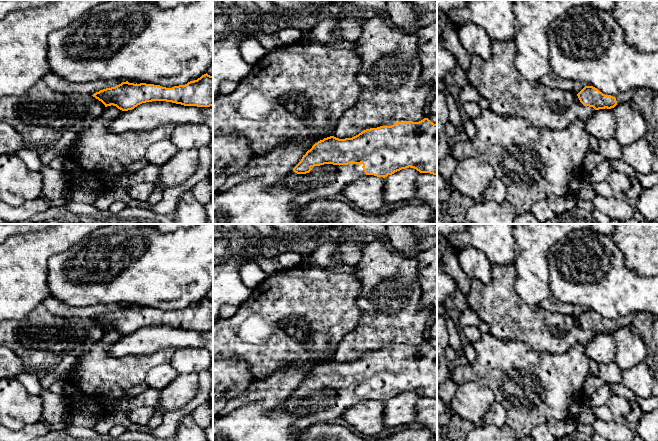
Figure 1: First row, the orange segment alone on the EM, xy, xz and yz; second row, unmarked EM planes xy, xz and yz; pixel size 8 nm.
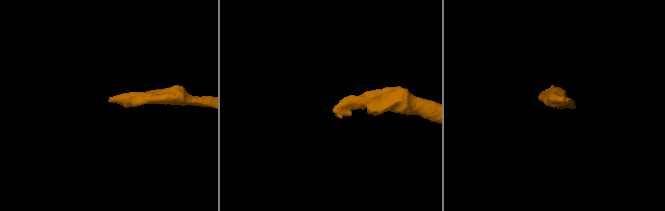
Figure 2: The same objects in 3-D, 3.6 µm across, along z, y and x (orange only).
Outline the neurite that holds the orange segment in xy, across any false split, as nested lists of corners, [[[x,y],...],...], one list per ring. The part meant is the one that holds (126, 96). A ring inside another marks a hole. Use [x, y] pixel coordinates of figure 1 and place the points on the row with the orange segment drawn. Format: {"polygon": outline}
{"polygon": [[[207,73],[185,85],[172,88],[154,84],[134,84],[128,81],[100,90],[92,95],[105,107],[116,106],[122,111],[132,110],[138,105],[152,101],[166,101],[184,106],[213,106],[213,76]]]}

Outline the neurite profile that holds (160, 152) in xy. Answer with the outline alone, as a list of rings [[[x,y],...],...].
[[[164,139],[153,143],[146,152],[148,164],[161,167],[168,162],[177,152],[178,148],[170,139]]]

